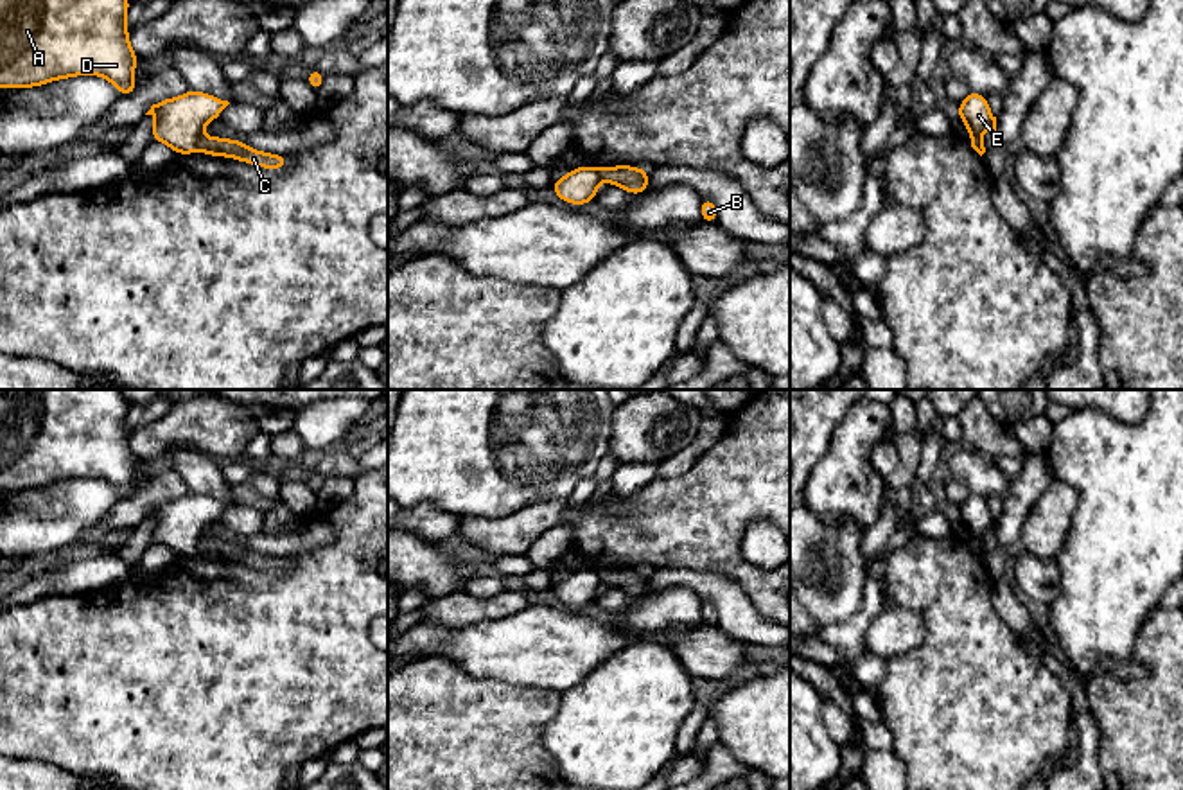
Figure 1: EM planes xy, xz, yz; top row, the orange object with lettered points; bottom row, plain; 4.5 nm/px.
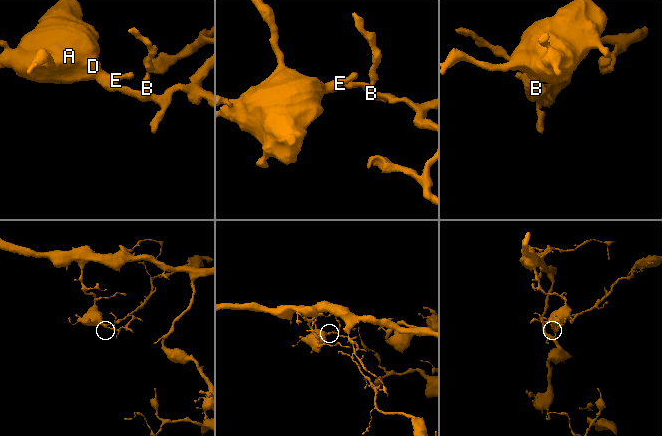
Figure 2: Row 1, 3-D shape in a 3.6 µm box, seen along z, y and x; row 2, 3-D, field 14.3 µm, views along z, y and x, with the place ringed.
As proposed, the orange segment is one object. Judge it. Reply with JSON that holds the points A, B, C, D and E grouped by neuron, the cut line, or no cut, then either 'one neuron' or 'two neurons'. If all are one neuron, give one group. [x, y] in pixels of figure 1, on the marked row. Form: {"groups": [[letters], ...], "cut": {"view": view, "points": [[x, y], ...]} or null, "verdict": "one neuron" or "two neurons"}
{"groups": [["A", "D", "E"], ["B", "C"]], "cut": {"view": "xy", "points": [[200, 135], [196, 149]]}, "verdict": "two neurons"}

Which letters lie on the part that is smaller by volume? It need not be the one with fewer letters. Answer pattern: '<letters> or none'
B, C

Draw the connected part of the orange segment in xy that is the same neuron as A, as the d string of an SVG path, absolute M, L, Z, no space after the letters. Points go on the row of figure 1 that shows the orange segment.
M0 0L0 88L45 86L75 75L101 75L122 97L136 92L135 65L138 56L129 45L126 14L131 0Z

